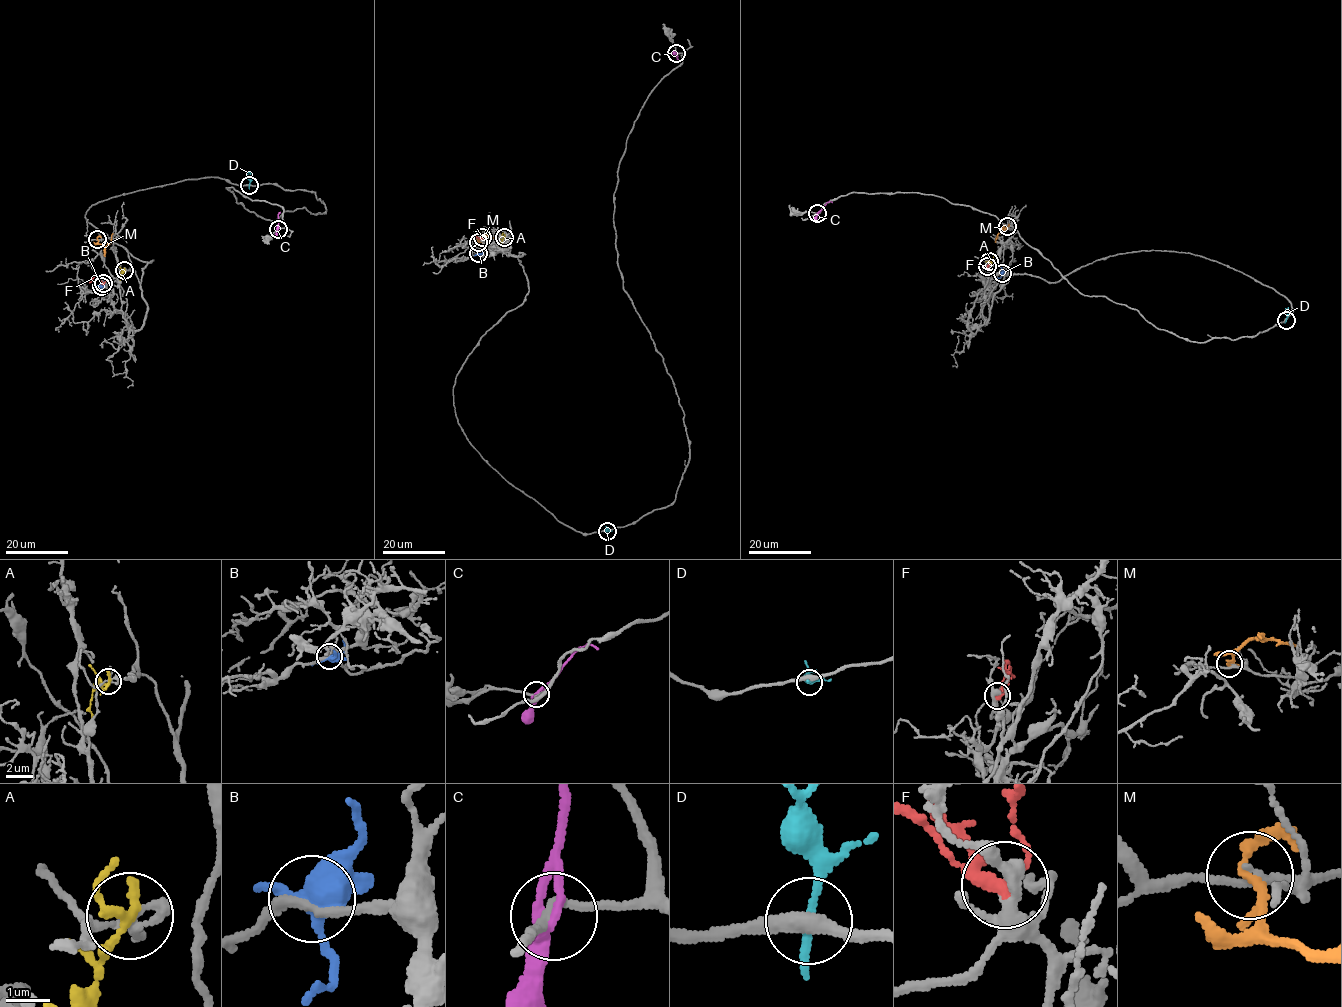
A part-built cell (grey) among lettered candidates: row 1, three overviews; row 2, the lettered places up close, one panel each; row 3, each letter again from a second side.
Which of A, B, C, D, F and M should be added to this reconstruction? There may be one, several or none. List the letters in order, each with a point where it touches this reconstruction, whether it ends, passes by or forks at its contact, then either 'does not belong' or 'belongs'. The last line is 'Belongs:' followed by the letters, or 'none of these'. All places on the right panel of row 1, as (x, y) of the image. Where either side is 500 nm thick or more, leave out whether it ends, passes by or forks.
A: meets grey at (989, 261); it forks there; does not belong
B: meets grey at (1002, 273); it forks there; does not belong
C: meets grey at (817, 213); it passes by; does not belong
D: meets grey at (1286, 320); it ends there; does not belong
F: meets grey at (987, 266); it forks there; belongs
M: meets grey at (1007, 226); it forks there; does not belong
Belongs: F

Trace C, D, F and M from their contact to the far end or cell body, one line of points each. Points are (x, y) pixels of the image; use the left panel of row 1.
C: (278, 229), (280, 212)
D: (249, 185), (248, 172)
F: (103, 284), (94, 278), (89, 282)
M: (97, 239), (106, 245), (113, 233)

